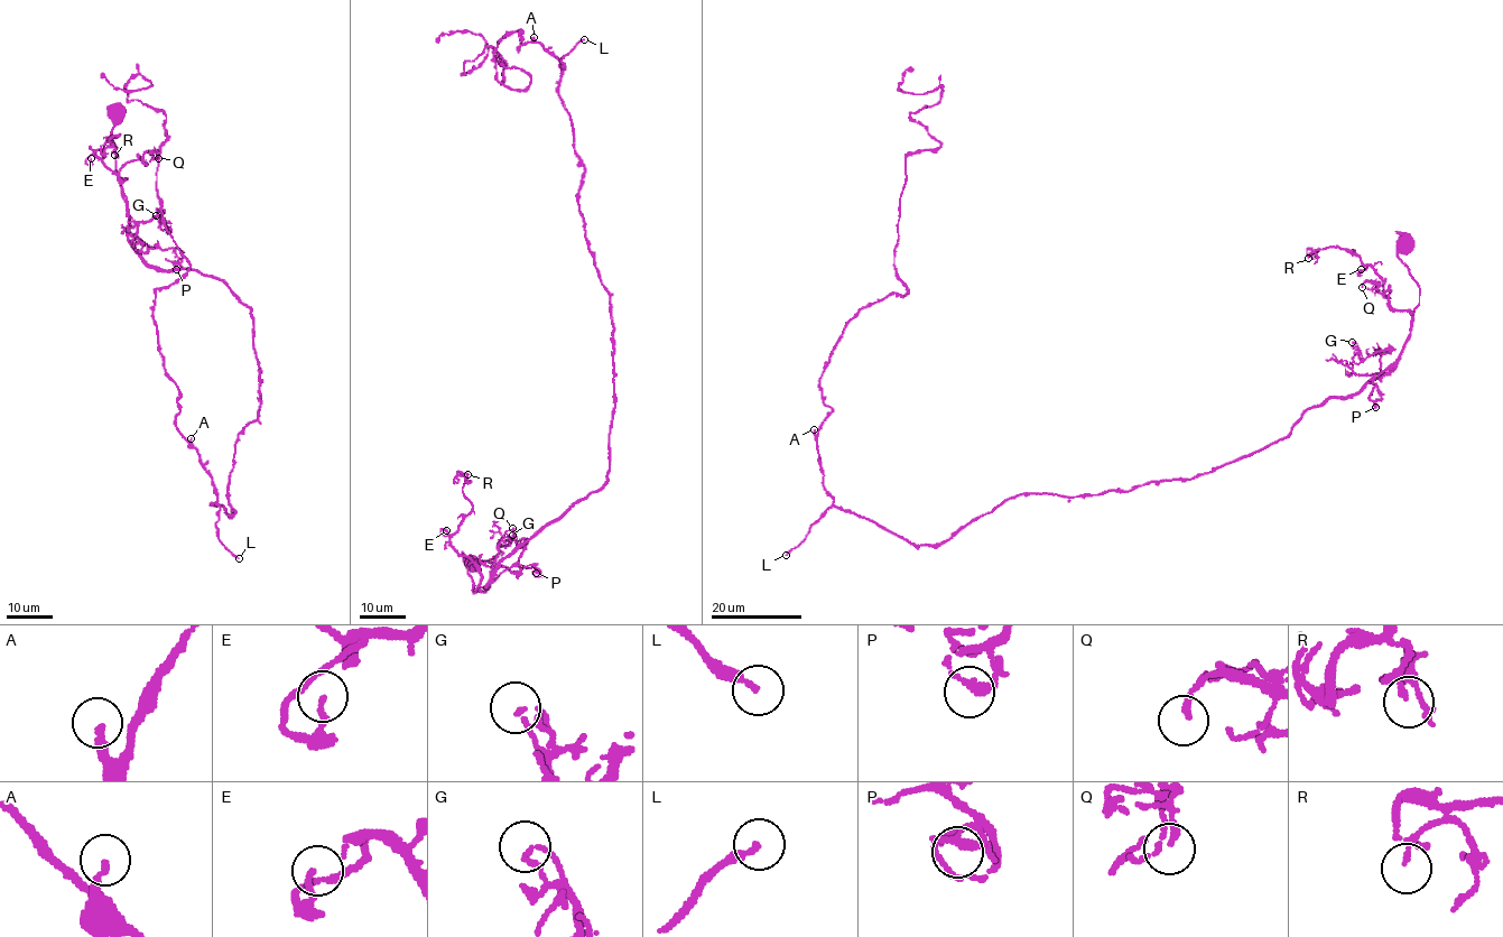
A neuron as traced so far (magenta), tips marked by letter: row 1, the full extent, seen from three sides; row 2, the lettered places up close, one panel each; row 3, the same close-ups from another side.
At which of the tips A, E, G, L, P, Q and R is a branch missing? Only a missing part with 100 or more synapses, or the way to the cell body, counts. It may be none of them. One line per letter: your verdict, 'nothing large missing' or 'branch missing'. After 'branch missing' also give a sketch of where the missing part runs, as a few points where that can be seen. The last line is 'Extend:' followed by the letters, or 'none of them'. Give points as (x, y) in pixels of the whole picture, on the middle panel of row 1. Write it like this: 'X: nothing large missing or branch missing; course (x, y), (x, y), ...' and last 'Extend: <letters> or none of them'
A: nothing large missing
E: nothing large missing
G: nothing large missing
L: branch missing
P: nothing large missing
Q: nothing large missing
R: nothing large missing
Extend: L

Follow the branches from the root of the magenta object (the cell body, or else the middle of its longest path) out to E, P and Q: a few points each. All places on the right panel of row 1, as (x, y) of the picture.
E: (1408, 244), (1398, 258), (1419, 288), (1412, 311), (1392, 308), (1382, 280), (1369, 265), (1361, 269)
P: (1408, 244), (1398, 258), (1418, 285), (1419, 304), (1400, 356), (1373, 380), (1375, 386), (1369, 398), (1375, 407)
Q: (1408, 244), (1398, 258), (1419, 288), (1412, 311), (1392, 308), (1380, 283), (1362, 287)

